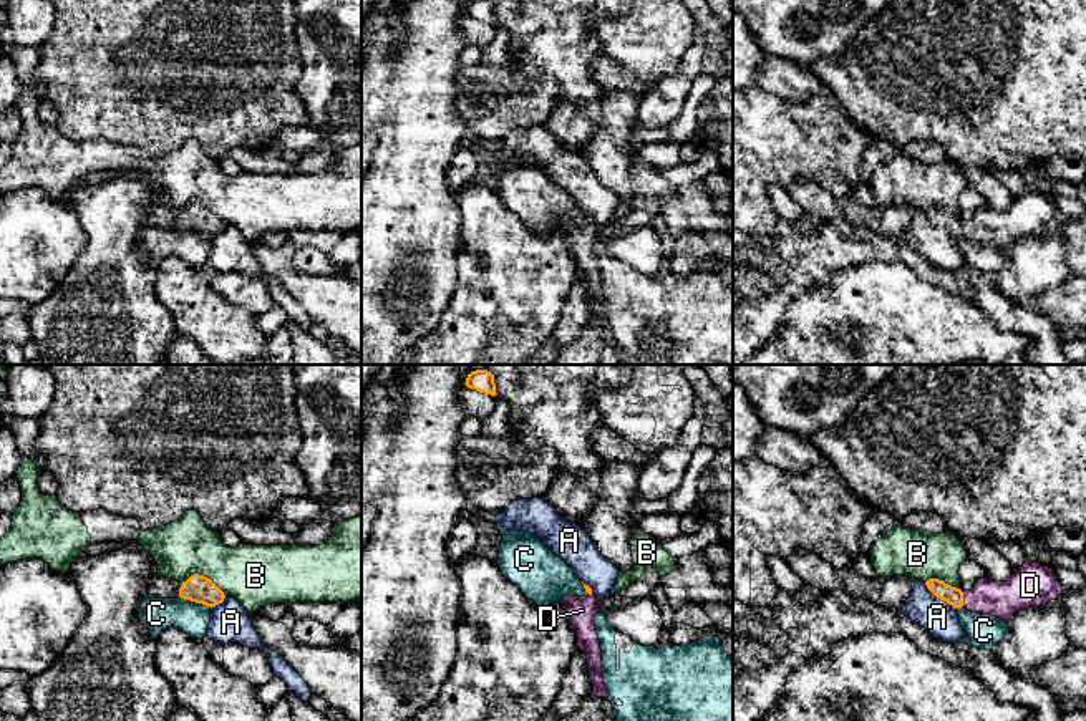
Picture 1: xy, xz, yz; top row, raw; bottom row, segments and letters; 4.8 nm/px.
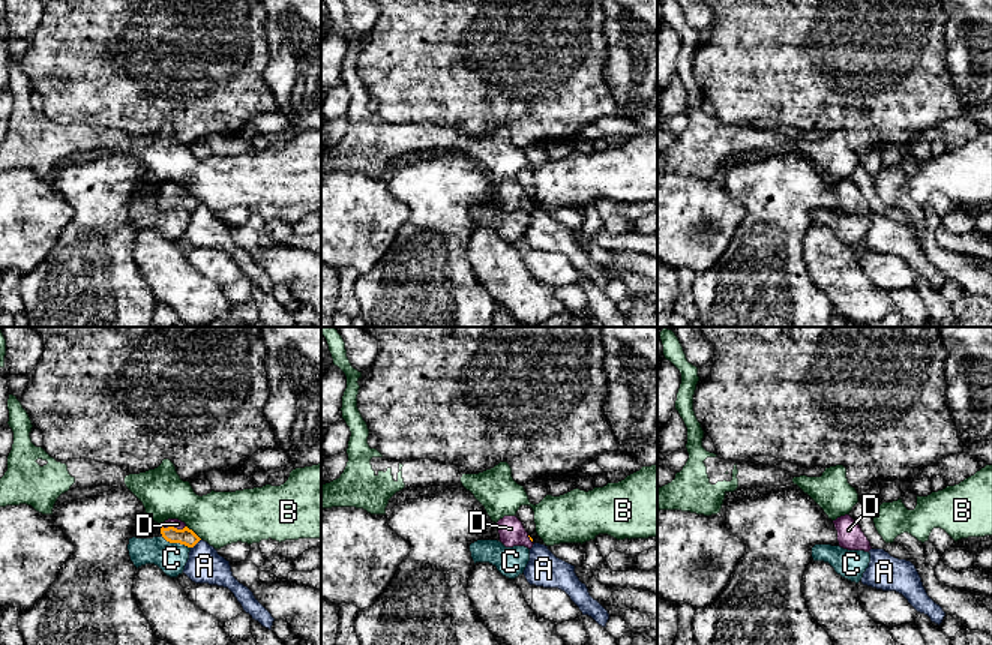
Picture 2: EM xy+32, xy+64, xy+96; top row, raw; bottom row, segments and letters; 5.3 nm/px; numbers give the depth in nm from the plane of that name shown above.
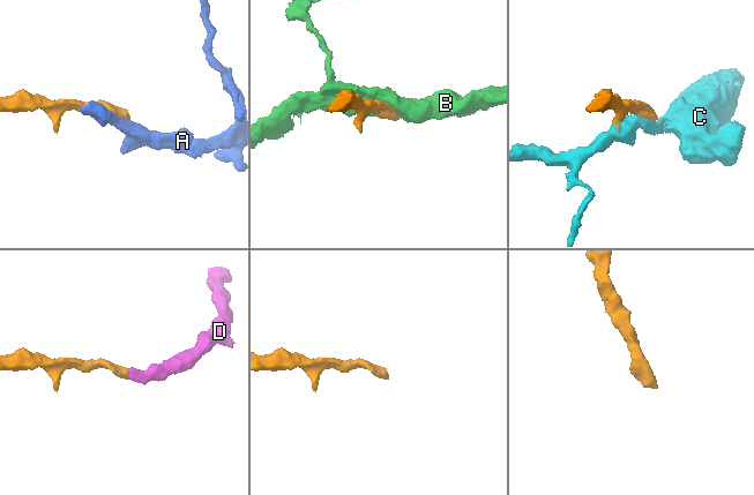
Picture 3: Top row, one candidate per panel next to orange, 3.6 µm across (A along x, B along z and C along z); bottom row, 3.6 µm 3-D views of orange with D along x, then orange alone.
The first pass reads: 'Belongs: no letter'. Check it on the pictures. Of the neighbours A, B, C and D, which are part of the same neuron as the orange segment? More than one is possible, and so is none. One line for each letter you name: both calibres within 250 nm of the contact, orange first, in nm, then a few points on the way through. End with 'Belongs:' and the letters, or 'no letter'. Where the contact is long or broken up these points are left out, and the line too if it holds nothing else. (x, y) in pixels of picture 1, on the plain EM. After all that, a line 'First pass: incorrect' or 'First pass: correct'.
D: 90/180 nm | across yz (952, 224), (962, 226), (1000, 227)
Belongs: D
First pass: incorrect

